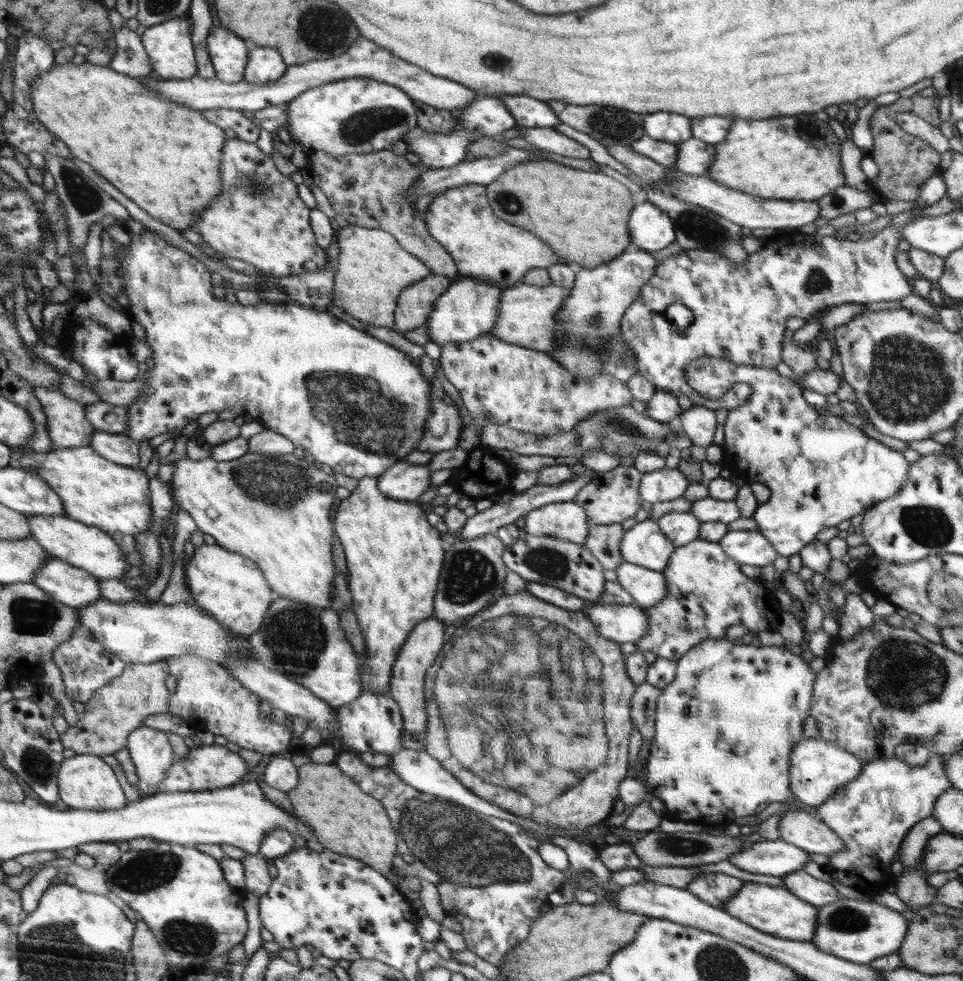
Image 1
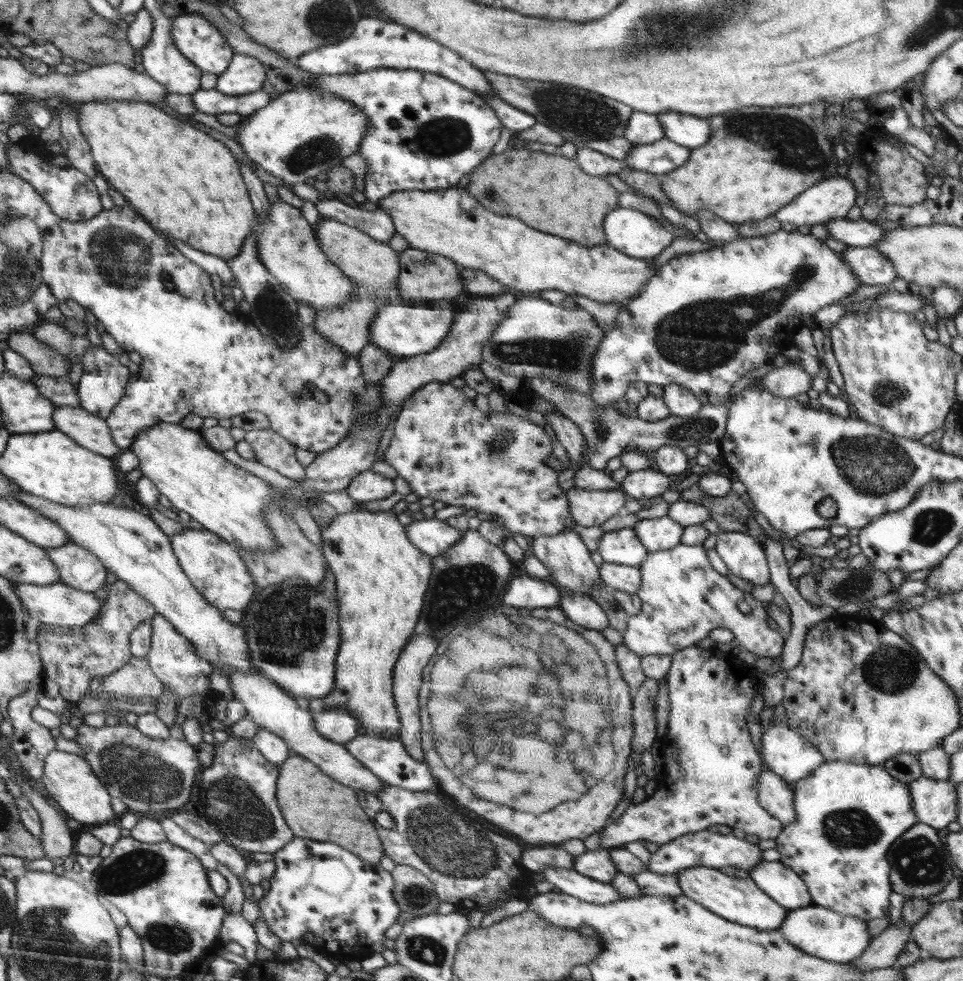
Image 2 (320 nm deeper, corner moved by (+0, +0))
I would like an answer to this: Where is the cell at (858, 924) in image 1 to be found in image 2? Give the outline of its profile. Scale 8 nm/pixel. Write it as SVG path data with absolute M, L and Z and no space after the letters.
M810 904L799 909L791 909L778 929L790 944L806 954L830 962L849 963L858 958L874 938L868 933L866 923L866 920L860 920L855 916L846 916L823 906Z

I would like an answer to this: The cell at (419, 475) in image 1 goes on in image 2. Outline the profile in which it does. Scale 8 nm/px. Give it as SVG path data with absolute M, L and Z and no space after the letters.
M372 468L354 477L345 488L346 494L354 498L356 503L368 502L368 500L380 500L395 492L394 482L384 475L374 473Z

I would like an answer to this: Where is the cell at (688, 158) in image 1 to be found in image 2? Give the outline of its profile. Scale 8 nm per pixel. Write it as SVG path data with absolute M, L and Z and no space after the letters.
M664 137L662 140L634 145L625 156L625 164L642 172L663 176L682 166L691 149Z

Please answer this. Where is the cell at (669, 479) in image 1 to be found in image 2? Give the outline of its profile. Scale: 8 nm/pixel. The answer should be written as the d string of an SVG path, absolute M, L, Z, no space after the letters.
M648 468L629 472L620 485L625 490L625 494L630 494L632 498L650 499L652 496L660 496L667 490L672 478L663 472Z

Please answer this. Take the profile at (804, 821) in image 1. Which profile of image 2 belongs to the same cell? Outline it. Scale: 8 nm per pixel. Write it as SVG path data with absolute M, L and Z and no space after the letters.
M770 769L757 775L758 803L768 814L778 818L784 825L793 823L794 793L790 784Z

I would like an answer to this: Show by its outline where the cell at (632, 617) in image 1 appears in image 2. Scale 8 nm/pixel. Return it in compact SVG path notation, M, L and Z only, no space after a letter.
M567 590L562 591L561 596L561 604L558 607L574 622L590 630L602 631L608 628L609 617L605 610L588 595L579 595Z

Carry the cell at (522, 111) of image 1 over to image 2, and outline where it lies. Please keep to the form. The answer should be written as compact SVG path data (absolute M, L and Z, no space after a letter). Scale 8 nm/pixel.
M364 17L358 22L352 36L345 41L310 50L296 60L298 60L298 69L318 76L366 72L381 68L418 70L448 78L450 82L456 82L466 87L466 90L472 90L481 95L482 98L484 95L495 96L495 92L490 87L490 80L487 80L483 72L474 67L470 61L460 58L456 52L442 46L442 43L426 38L426 35L413 31L410 27L394 21L388 23L378 18Z

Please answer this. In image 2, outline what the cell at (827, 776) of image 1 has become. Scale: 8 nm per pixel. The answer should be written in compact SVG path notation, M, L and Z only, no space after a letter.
M776 716L771 718L770 726L763 729L761 744L762 760L774 774L778 774L788 782L791 788L797 780L807 778L807 774L810 774L817 766L826 761L825 756L802 735L796 734L784 718L777 718Z

